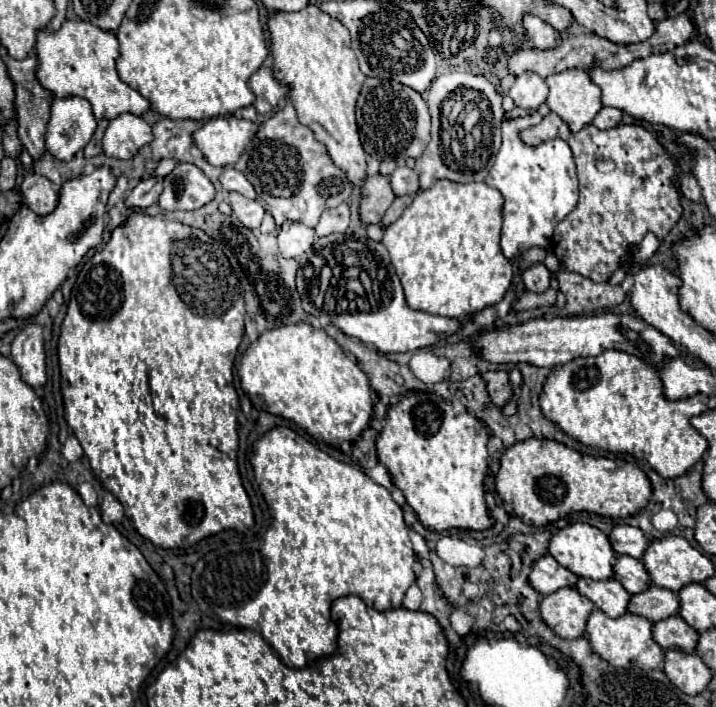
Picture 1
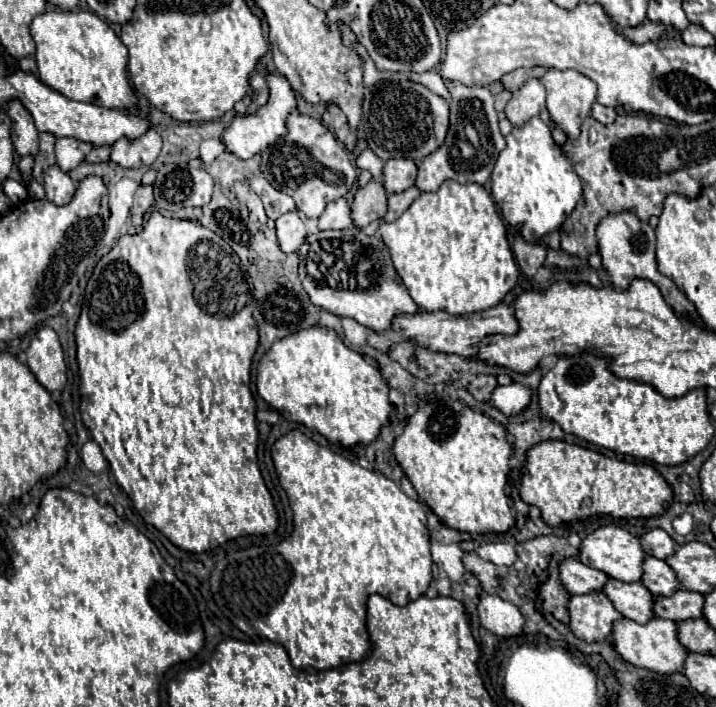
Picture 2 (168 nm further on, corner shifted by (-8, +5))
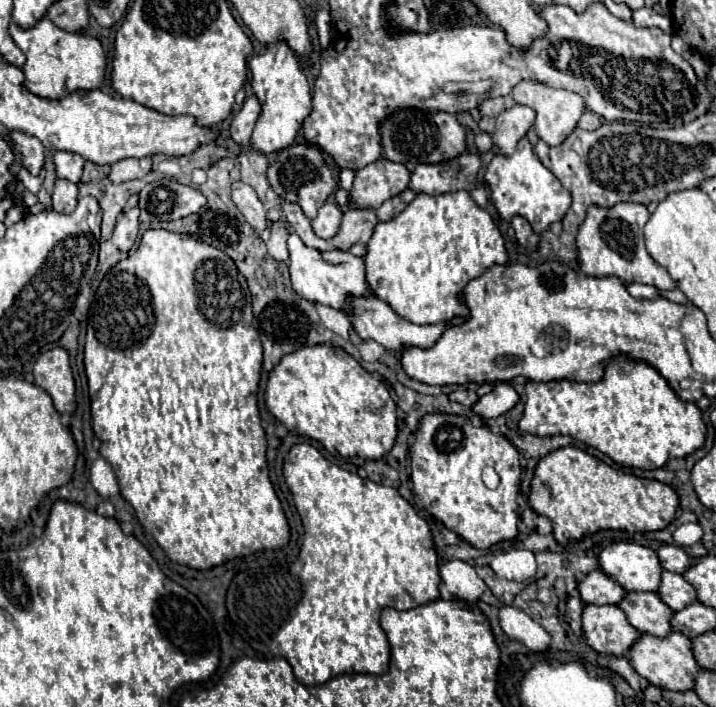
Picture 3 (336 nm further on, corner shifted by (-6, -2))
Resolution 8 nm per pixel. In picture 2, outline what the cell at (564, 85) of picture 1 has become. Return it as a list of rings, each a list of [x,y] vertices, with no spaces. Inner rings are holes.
[[[550,68],[540,78],[546,88],[546,106],[554,124],[566,134],[568,140],[574,140],[580,134],[580,124],[590,116],[590,106],[596,102],[596,84],[588,76],[582,76],[574,70],[556,70]]]

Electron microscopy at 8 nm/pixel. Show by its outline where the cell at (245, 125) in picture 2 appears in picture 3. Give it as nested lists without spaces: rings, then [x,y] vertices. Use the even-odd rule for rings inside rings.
[[[284,43],[270,45],[264,55],[254,55],[248,67],[252,71],[252,91],[262,105],[262,115],[256,123],[250,143],[260,153],[270,155],[294,143],[302,121],[312,111],[312,95],[298,57]]]

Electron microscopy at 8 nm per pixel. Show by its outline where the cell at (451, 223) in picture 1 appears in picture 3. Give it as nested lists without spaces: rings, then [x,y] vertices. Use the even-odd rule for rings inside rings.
[[[466,191],[442,193],[436,197],[418,193],[416,199],[398,217],[376,225],[374,235],[368,241],[368,253],[364,261],[366,279],[378,299],[384,299],[400,317],[408,319],[410,323],[430,325],[454,317],[468,317],[468,305],[460,297],[466,283],[476,279],[492,265],[506,265],[508,251],[506,239],[492,215],[478,207]]]

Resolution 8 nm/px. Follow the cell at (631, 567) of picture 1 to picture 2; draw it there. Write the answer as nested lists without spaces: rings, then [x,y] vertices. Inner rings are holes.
[[[648,556],[644,560],[644,576],[642,584],[654,594],[654,596],[670,596],[676,590],[680,590],[680,580],[676,572],[660,558]]]

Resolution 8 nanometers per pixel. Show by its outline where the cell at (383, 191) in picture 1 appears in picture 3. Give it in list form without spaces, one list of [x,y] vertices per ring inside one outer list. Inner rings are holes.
[[[350,207],[344,213],[340,231],[334,235],[332,245],[336,249],[350,249],[354,243],[366,243],[372,237],[376,223],[378,223],[378,219],[376,219],[374,209]]]

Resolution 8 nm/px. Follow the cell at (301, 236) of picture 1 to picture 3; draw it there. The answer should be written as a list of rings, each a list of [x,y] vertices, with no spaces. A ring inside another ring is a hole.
[[[276,221],[272,223],[272,235],[270,241],[266,243],[268,253],[276,259],[276,261],[288,261],[290,253],[288,253],[288,225],[284,221]]]

